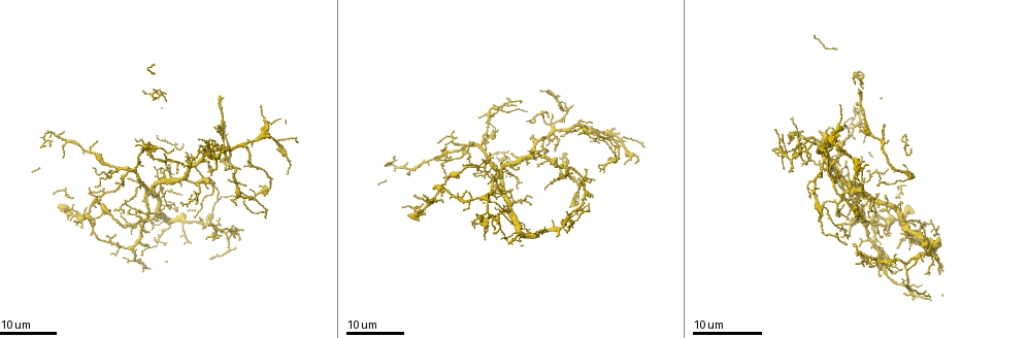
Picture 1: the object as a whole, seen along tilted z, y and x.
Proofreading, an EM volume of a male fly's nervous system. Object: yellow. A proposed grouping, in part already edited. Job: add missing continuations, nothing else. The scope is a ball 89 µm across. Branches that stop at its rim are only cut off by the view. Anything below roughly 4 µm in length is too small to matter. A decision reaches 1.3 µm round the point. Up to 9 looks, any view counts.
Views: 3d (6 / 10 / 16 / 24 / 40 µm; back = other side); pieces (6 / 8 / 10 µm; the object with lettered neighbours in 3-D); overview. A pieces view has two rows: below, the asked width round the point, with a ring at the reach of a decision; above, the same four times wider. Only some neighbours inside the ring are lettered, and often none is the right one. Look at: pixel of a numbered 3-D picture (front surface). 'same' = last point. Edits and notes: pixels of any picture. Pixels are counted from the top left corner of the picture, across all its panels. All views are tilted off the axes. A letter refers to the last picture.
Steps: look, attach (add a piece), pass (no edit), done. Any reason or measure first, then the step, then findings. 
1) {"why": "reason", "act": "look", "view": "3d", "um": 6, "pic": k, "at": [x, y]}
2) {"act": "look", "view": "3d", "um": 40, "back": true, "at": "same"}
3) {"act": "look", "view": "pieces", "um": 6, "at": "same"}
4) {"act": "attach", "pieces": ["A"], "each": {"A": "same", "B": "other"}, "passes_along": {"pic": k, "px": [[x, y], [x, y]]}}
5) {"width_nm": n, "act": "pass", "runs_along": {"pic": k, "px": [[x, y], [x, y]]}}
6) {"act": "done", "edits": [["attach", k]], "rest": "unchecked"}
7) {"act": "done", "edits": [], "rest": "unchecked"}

{"why": "thin end", "act": "look", "view": "3d", "um": 16, "pic": 1, "at": [850, 236]}

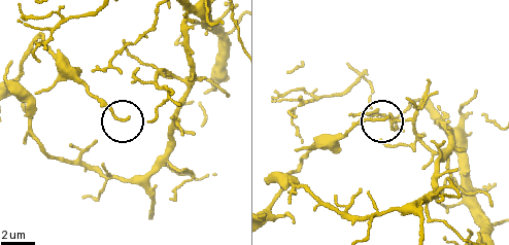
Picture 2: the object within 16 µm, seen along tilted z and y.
{"act": "look", "view": "pieces", "um": 8, "pic": 2, "at": [384, 119]}

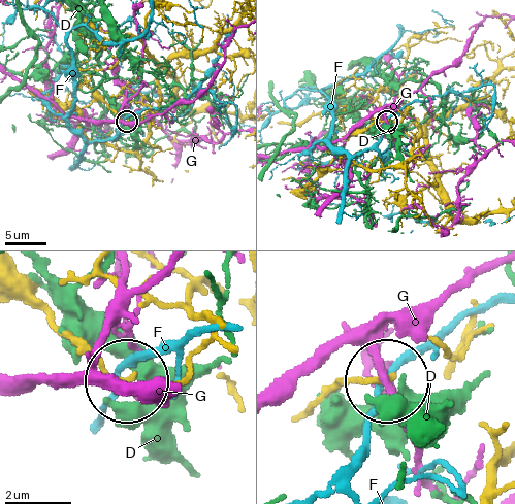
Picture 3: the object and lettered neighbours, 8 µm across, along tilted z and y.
{"act": "pass", "each": {"D": "other", "F": "other", "G": "other"}, "runs_along": {"pic": 3, "px": [[315, 403], [382, 377]]}, "found": "no lettered piece goes on from it"}

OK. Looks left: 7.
{"why": "free end", "act": "look", "view": "3d", "um": 24, "pic": 1, "at": [875, 193]}

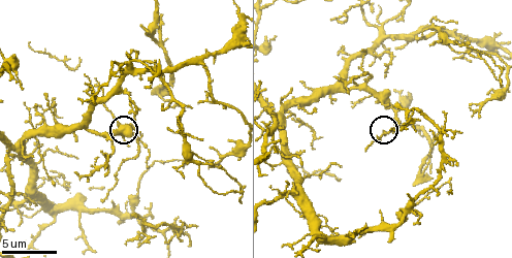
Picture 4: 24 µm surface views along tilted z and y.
{"why": "what lies round it", "act": "look", "view": "pieces", "um": 10, "at": "same"}

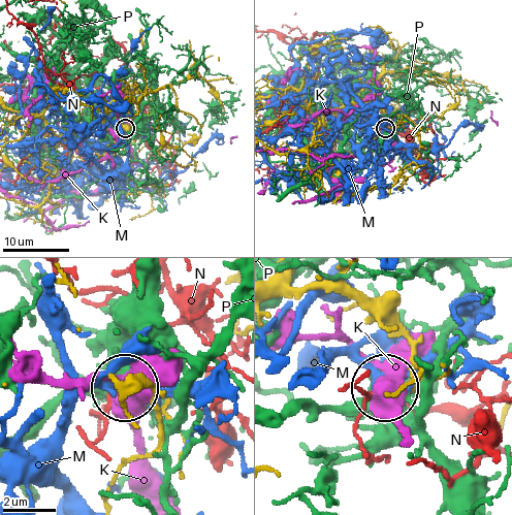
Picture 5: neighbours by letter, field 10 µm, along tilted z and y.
{"act": "pass", "each": {"K": "other", "M": "other", "N": "other", "P": "other"}, "found": "none of them fits"}

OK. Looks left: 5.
{"why": "free end", "act": "look", "view": "pieces", "um": 8, "pic": 4, "at": [131, 215]}

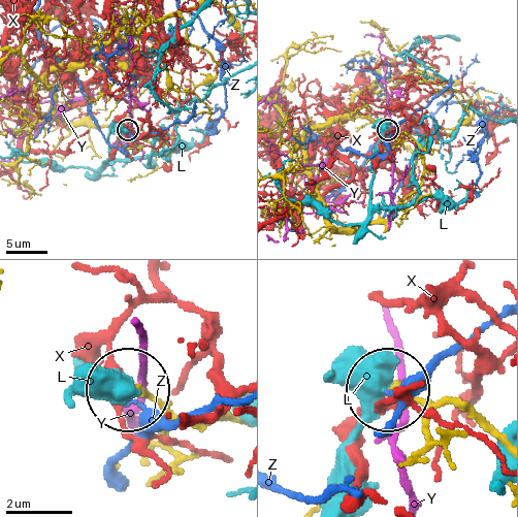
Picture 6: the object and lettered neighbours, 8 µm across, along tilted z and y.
{"act": "pass", "each": {"L": "other", "X": "other", "Y": "other", "Z": "other"}, "found": "none of them fits"}

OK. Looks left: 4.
{"why": "branch stops here", "act": "look", "view": "3d", "um": 24, "pic": 1, "at": [165, 155]}

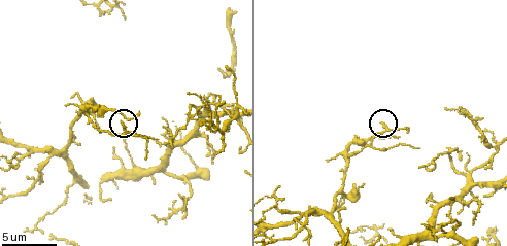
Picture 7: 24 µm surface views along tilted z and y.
{"act": "look", "view": "3d", "um": 6, "pic": 7, "at": [380, 123]}

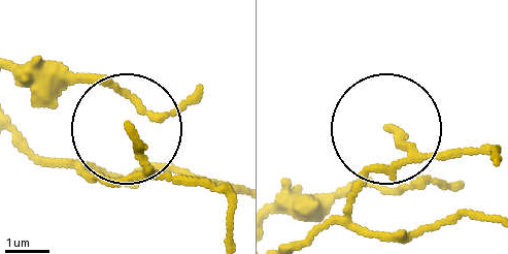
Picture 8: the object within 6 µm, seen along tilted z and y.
{"act": "look", "view": "pieces", "um": 6, "pic": 8, "at": [133, 132]}

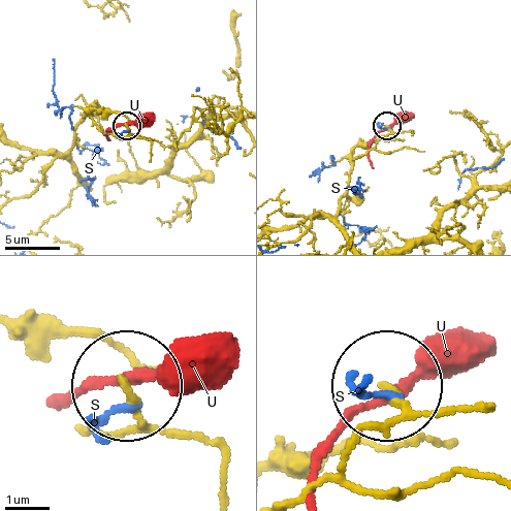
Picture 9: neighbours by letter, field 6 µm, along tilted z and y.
{"act": "pass", "each": {"S": "other", "U": "other"}, "runs_along": {"pic": 9, "px": [[84, 425], [125, 424], [137, 408], [130, 391]]}, "found": "none of them fits"}

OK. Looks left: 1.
{"act": "done", "edits": [], "rest": "unchecked"}

